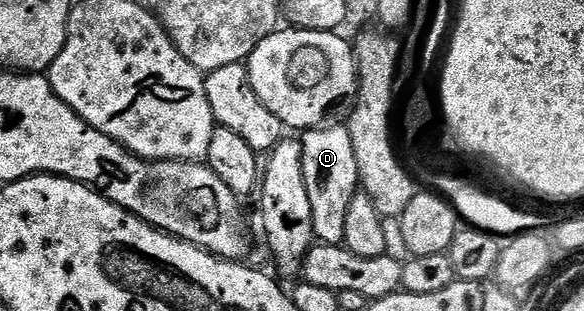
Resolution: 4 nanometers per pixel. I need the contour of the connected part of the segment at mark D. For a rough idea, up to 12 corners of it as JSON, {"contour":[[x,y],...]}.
{"contour":[[343,125],[304,130],[315,238],[342,244],[360,186]]}

